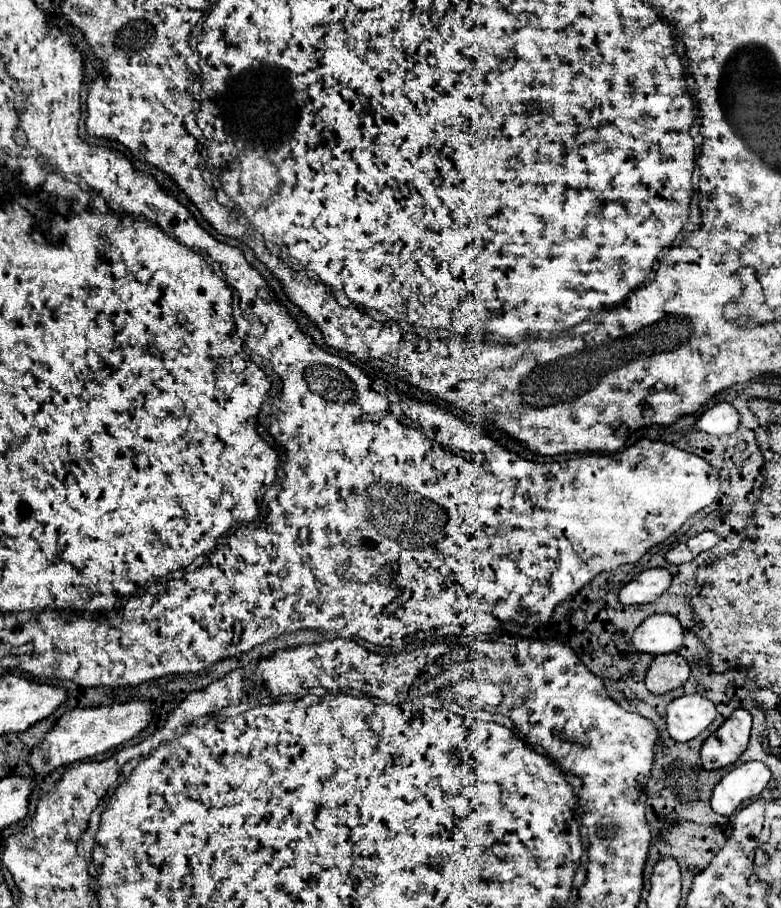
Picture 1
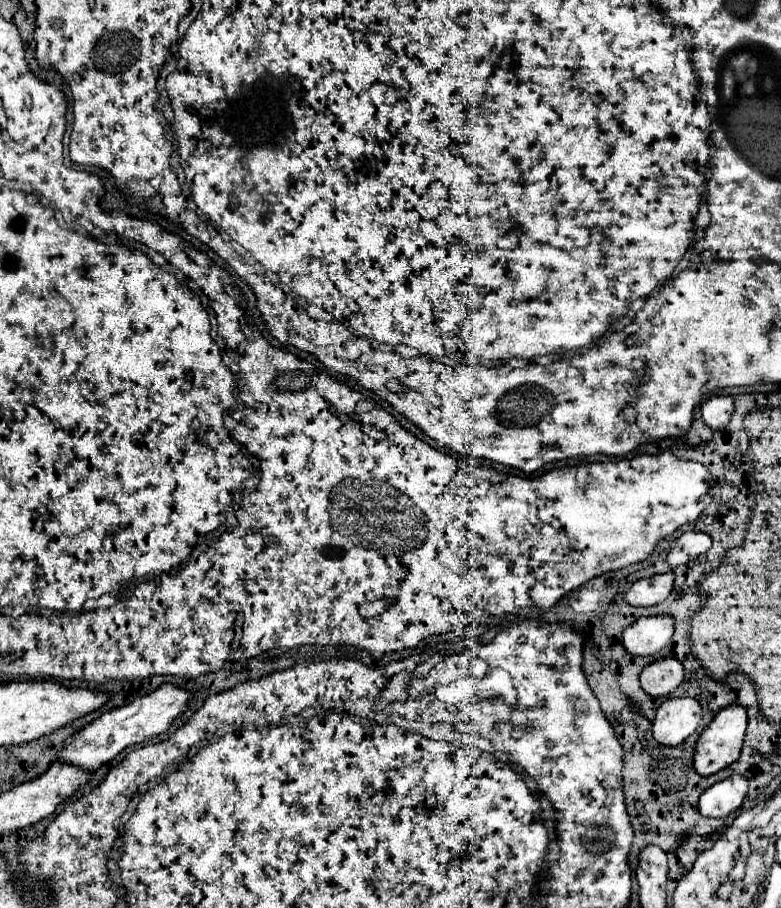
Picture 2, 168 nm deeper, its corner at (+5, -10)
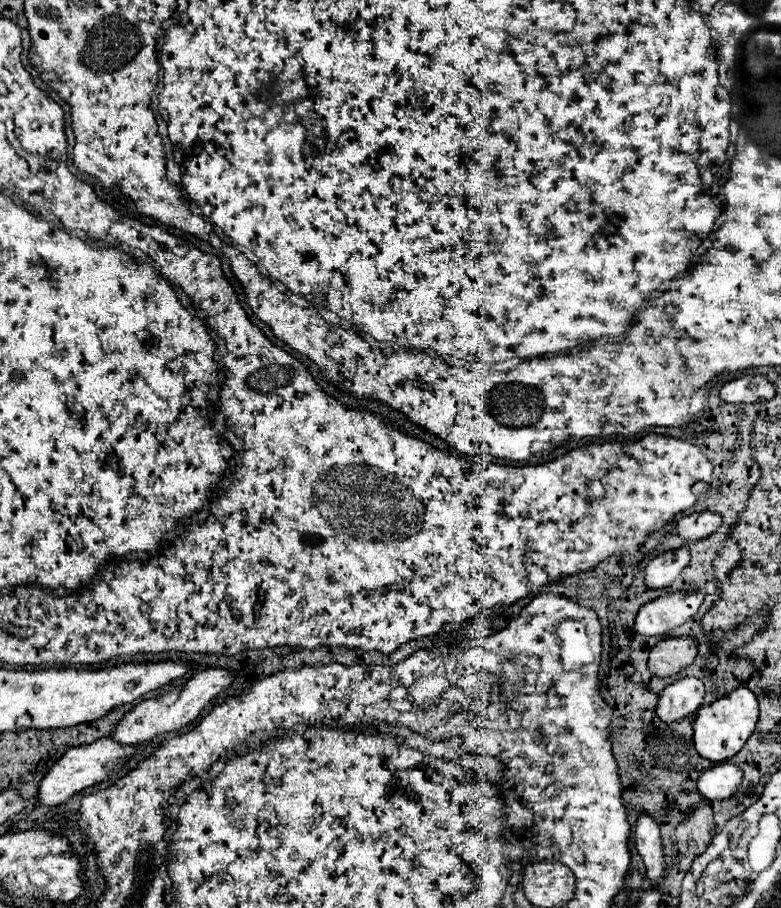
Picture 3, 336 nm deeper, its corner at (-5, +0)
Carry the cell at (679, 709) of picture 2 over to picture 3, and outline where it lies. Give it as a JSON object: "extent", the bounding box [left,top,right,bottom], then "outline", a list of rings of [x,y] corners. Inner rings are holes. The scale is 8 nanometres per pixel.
{"extent":[656,678,704,724],"outline":[[[682,678],[674,684],[668,684],[660,694],[656,714],[666,724],[682,722],[684,718],[696,714],[702,706],[704,684],[698,678]]]}

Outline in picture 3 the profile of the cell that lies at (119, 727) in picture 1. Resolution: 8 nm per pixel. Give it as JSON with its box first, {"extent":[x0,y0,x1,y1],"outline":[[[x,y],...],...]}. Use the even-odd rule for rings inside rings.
{"extent":[110,668,234,746],"outline":[[[222,668],[202,670],[202,672],[194,674],[184,686],[174,686],[174,688],[166,690],[164,694],[158,694],[156,698],[142,700],[136,708],[132,708],[118,722],[118,728],[114,728],[114,736],[110,736],[110,738],[124,744],[124,746],[132,746],[132,744],[138,744],[138,742],[148,742],[156,734],[180,730],[182,726],[196,720],[196,716],[210,704],[210,700],[216,694],[220,694],[232,680],[234,680],[234,674],[228,672],[228,670],[222,670]]]}

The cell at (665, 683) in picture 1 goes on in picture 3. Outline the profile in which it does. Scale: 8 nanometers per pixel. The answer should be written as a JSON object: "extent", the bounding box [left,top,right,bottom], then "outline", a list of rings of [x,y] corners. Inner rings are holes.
{"extent":[648,638,696,678],"outline":[[[666,638],[660,640],[652,650],[650,650],[650,660],[648,668],[654,676],[658,678],[668,678],[676,676],[684,668],[688,668],[694,658],[696,658],[696,642],[694,638]]]}

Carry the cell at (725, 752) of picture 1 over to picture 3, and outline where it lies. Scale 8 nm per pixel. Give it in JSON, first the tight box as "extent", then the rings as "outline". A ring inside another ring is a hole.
{"extent":[694,688,758,764],"outline":[[[738,688],[730,692],[728,696],[712,702],[710,706],[702,706],[696,714],[694,722],[694,746],[698,754],[702,754],[706,760],[718,764],[734,754],[740,752],[744,742],[754,732],[754,726],[758,722],[758,700],[748,688]]]}

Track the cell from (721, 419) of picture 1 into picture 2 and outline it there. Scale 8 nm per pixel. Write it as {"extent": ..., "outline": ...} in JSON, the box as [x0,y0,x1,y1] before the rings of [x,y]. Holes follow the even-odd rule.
{"extent":[702,396,734,428],"outline":[[[714,396],[702,406],[702,418],[710,428],[726,426],[732,412],[734,412],[734,396]]]}

